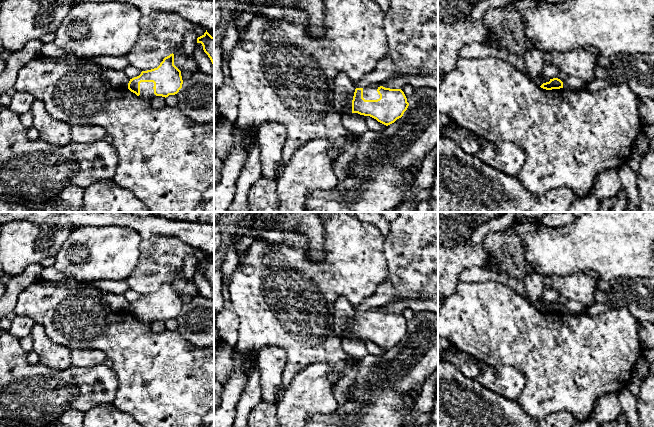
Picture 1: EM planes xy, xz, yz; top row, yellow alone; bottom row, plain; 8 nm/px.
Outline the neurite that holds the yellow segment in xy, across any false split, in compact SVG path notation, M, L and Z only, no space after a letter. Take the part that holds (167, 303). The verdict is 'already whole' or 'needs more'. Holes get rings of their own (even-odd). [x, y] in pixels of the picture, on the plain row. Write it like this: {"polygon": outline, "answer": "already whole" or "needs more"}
{"polygon": "M172 277L165 281L157 292L142 295L139 300L130 303L128 313L137 320L151 324L158 320L166 322L169 319L177 318L182 312L182 308L181 295L174 289L174 278Z", "answer": "needs more"}

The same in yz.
{"polygon": "M553 302L549 306L543 307L540 311L546 314L560 313L563 312L563 306L558 302Z", "answer": "already whole"}

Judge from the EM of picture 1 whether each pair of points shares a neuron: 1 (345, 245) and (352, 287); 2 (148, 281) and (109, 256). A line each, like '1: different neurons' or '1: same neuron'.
1: same neuron
2: different neurons

